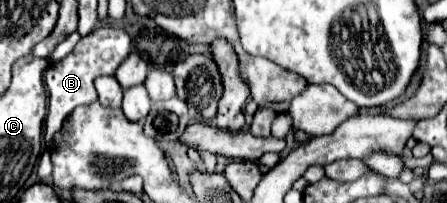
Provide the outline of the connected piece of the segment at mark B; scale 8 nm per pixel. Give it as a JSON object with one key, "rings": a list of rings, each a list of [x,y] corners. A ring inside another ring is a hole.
{"rings":[[[100,26],[92,34],[84,36],[76,48],[60,62],[52,62],[46,68],[46,88],[48,88],[48,116],[46,116],[46,134],[44,140],[50,142],[52,136],[60,130],[64,118],[82,104],[96,102],[98,94],[94,90],[94,80],[98,76],[112,76],[116,68],[130,54],[130,36],[116,26]]]}

